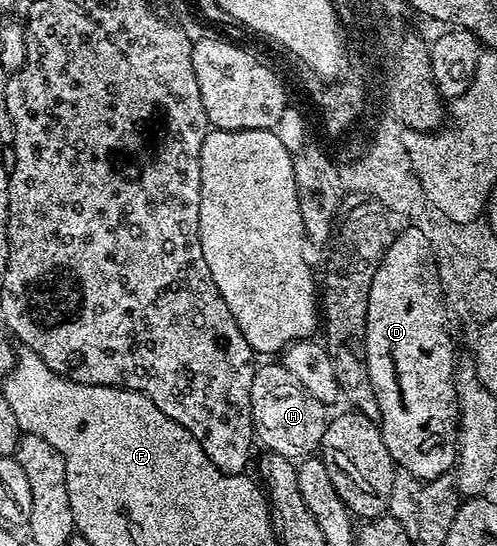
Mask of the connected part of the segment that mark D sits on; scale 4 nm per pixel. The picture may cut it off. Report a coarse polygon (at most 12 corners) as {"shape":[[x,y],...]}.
{"shape":[[401,231],[369,285],[378,425],[417,480],[458,461],[436,257]]}

